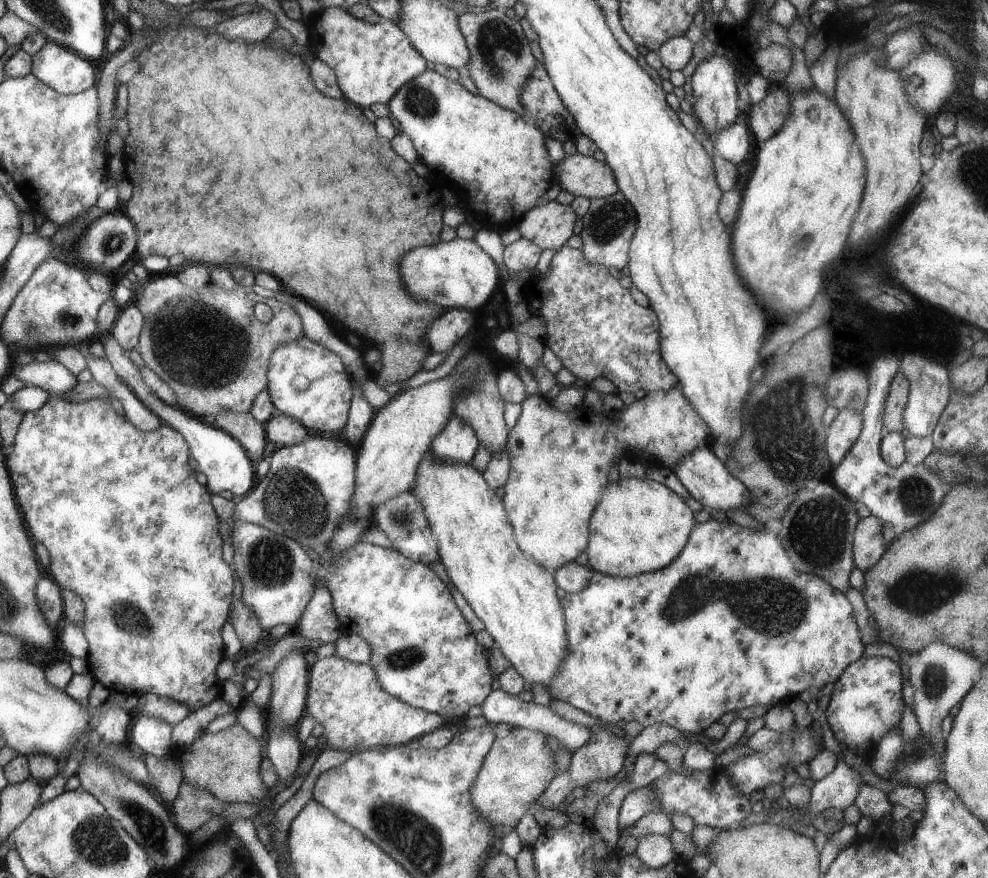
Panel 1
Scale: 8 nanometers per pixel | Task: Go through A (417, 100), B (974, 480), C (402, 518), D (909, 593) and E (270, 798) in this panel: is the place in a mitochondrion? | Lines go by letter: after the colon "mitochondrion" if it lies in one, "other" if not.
A: mitochondrion
B: other
C: mitochondrion
D: mitochondrion
E: other

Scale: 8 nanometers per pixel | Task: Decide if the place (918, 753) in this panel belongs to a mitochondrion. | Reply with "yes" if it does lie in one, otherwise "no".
yes

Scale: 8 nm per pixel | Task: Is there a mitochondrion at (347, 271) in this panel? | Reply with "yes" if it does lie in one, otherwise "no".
no

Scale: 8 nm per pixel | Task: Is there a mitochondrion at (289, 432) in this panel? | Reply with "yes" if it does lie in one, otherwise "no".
no

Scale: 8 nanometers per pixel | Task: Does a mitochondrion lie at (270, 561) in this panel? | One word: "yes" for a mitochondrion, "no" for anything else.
yes

